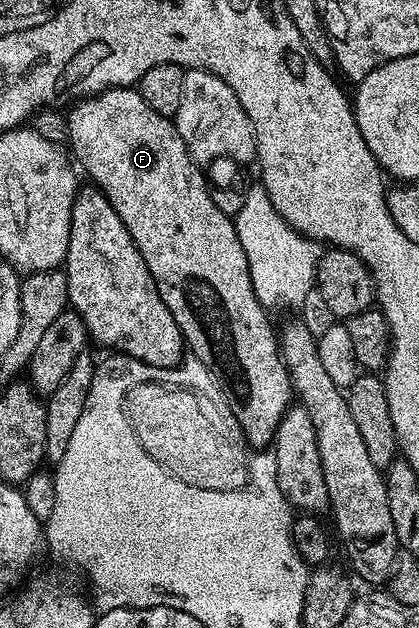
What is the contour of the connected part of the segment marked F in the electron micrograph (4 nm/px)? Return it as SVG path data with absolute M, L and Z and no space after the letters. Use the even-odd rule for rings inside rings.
M138 88L107 89L74 102L70 109L71 113L66 114L70 152L78 164L79 161L83 164L95 188L109 199L113 211L121 215L125 231L133 235L133 243L137 251L141 251L165 307L169 307L173 319L177 319L190 356L213 371L226 408L231 408L244 439L251 445L259 445L255 447L270 446L275 440L275 428L293 404L293 390L279 348L277 329L271 326L268 310L255 294L234 220L213 203L209 184L199 170L202 168L189 155L174 120L157 115L157 111L141 99Z

